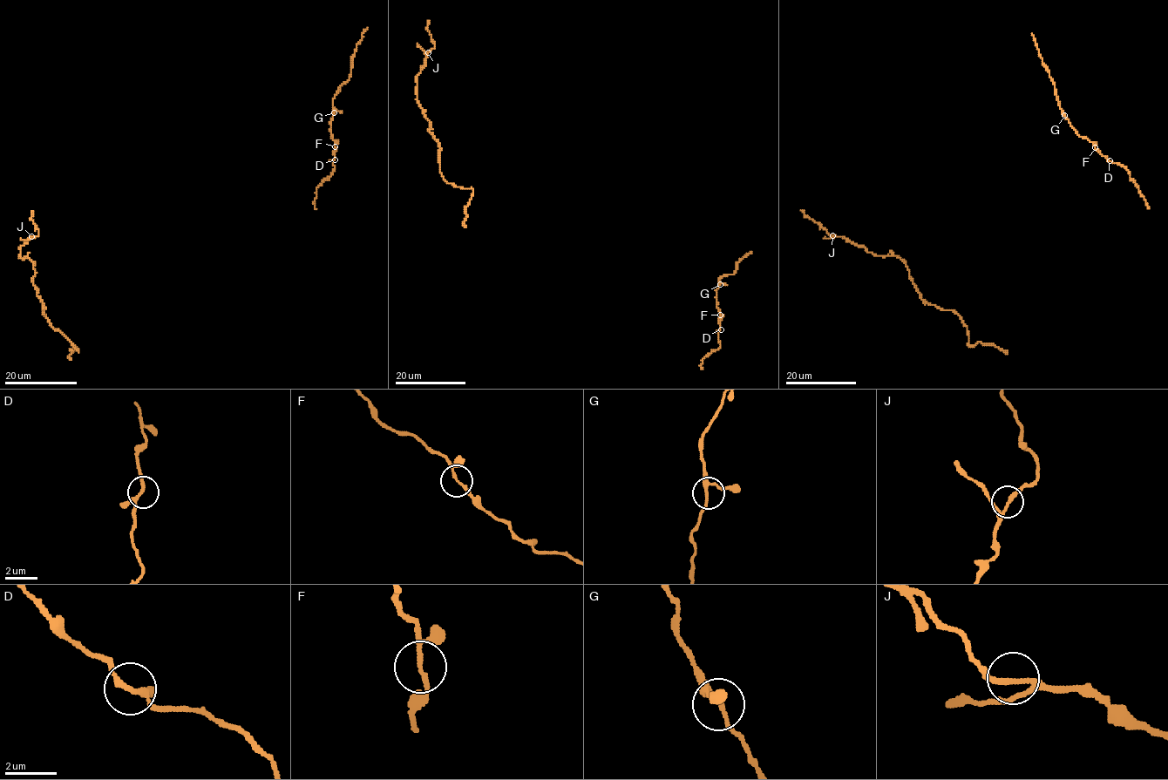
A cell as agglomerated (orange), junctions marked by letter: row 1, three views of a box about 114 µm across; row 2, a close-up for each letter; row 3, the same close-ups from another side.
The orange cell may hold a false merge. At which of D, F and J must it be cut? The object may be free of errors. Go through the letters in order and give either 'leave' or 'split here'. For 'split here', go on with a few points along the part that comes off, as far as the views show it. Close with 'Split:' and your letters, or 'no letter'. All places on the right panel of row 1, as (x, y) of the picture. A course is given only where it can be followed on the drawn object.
D: leave
F: leave
J: leave
Split: no letter

